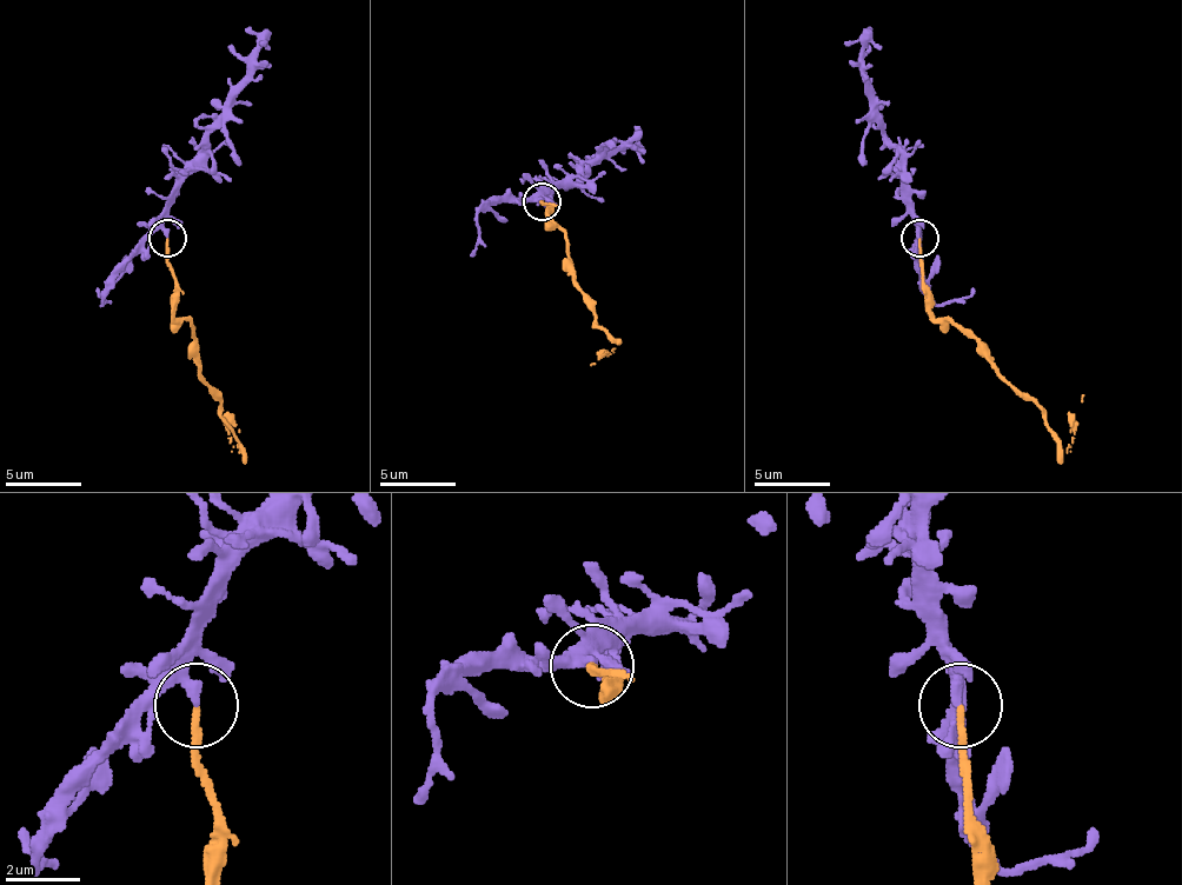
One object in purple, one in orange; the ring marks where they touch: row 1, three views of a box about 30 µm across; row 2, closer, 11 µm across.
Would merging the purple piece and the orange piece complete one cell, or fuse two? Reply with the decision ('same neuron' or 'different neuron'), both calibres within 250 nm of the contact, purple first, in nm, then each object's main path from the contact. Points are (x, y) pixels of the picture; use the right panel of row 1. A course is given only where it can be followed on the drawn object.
different neuron; calibres 280 and 160 nm; course purple (918, 239), (907, 155), (884, 133), (881, 107), (865, 77), (865, 51), (858, 42), (843, 42); course orange (918, 239), (925, 307), (964, 330), (997, 371), (1031, 401), (1066, 446), (1074, 443), (1069, 412), (1084, 393)

